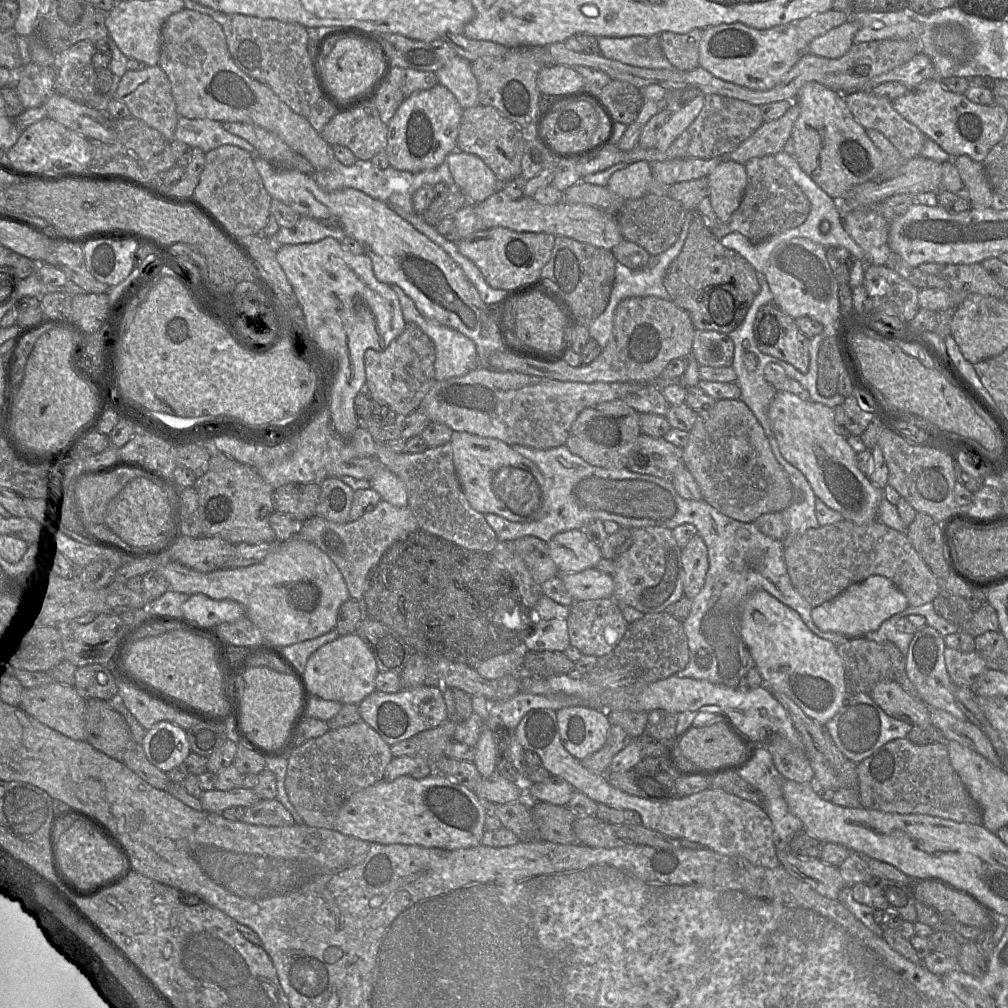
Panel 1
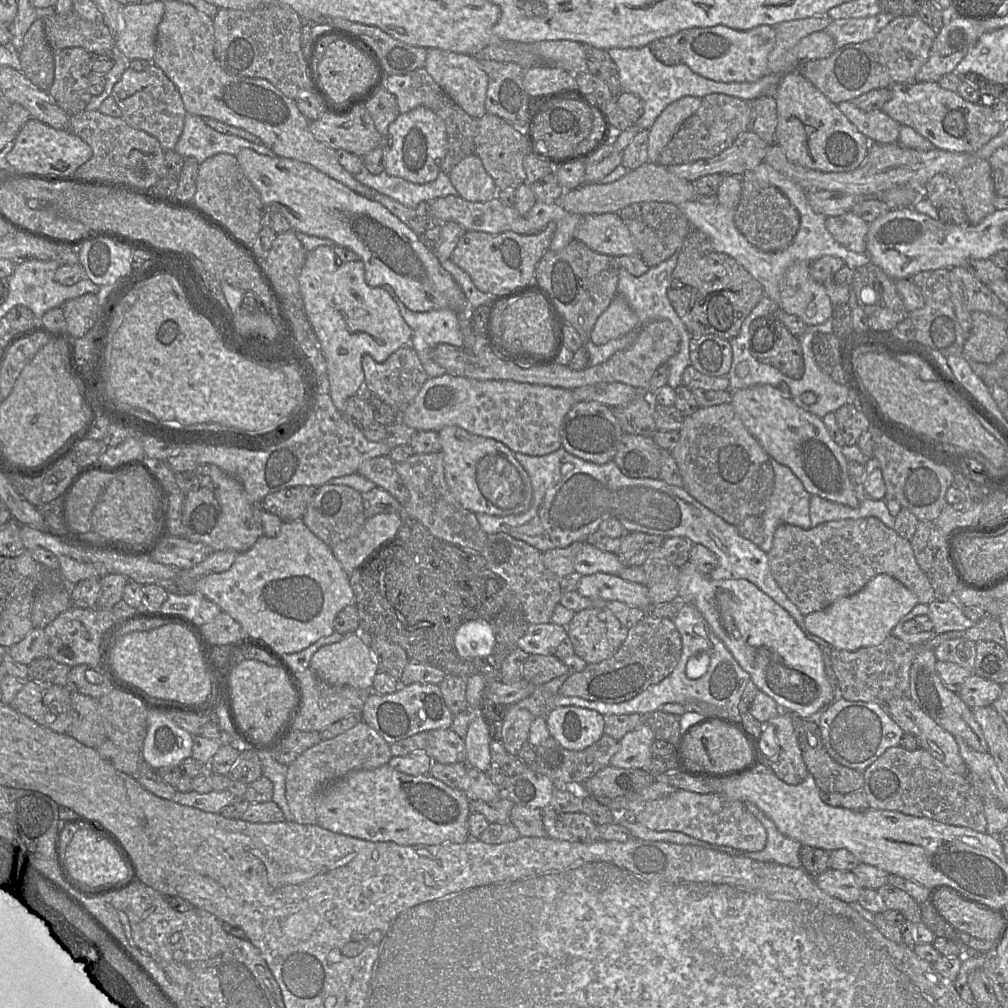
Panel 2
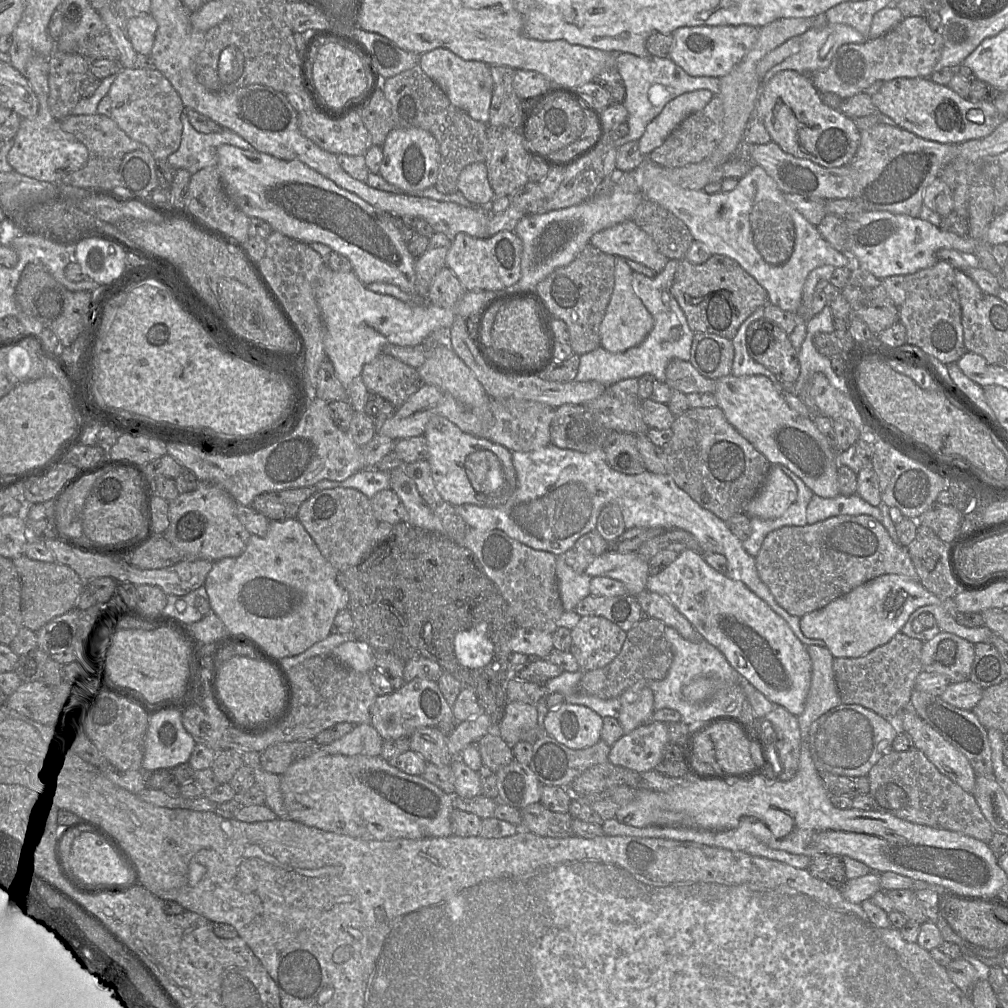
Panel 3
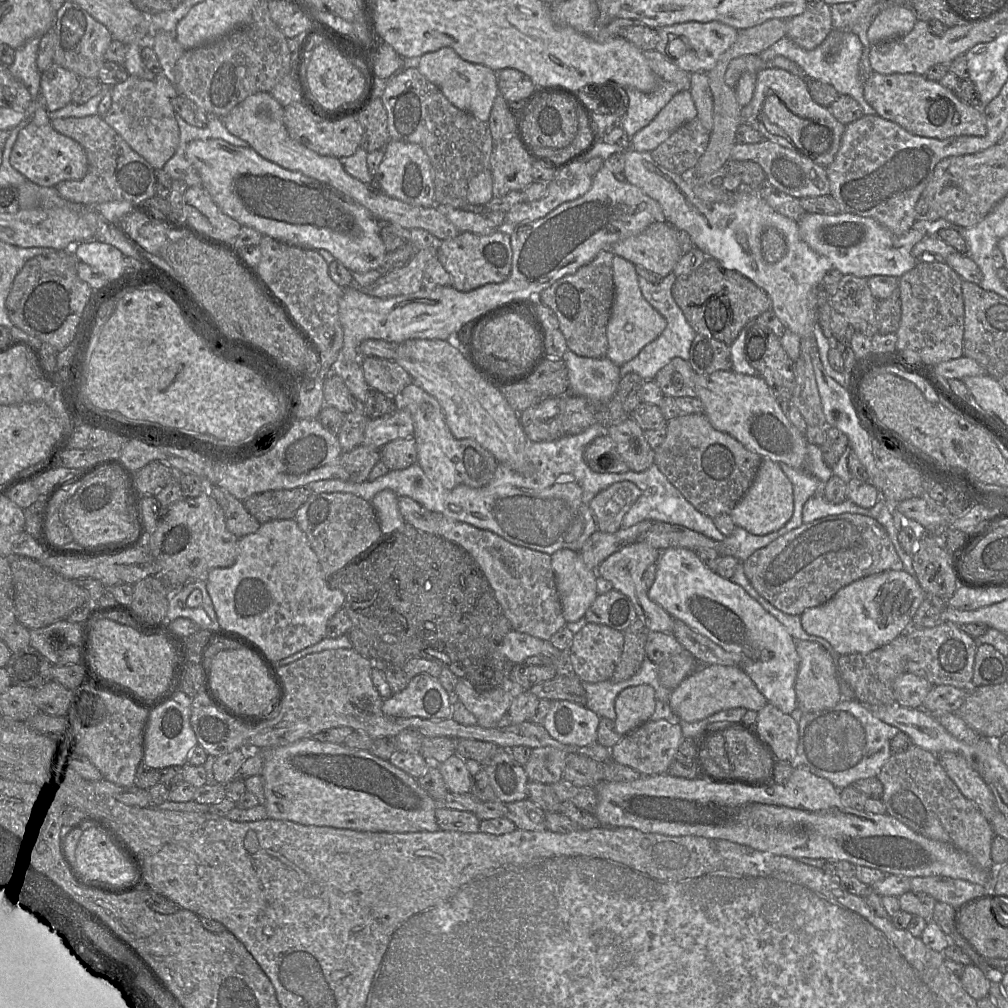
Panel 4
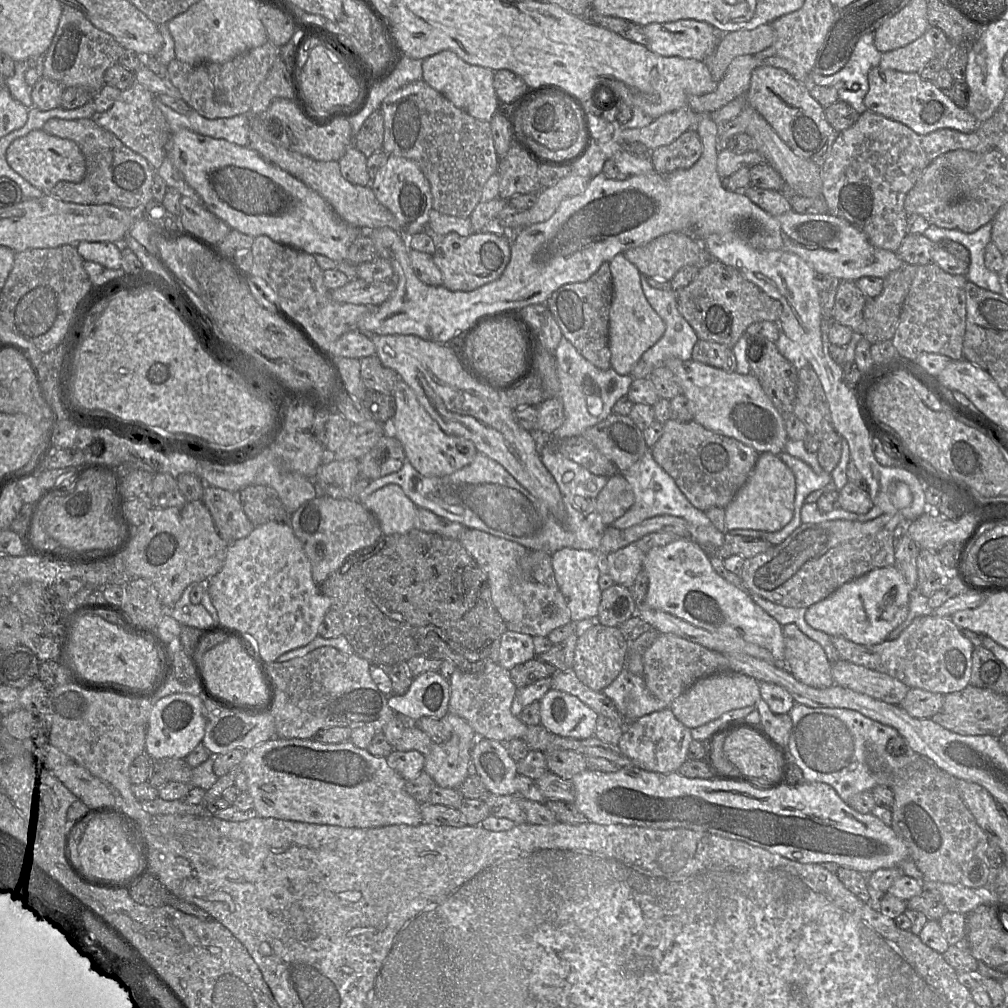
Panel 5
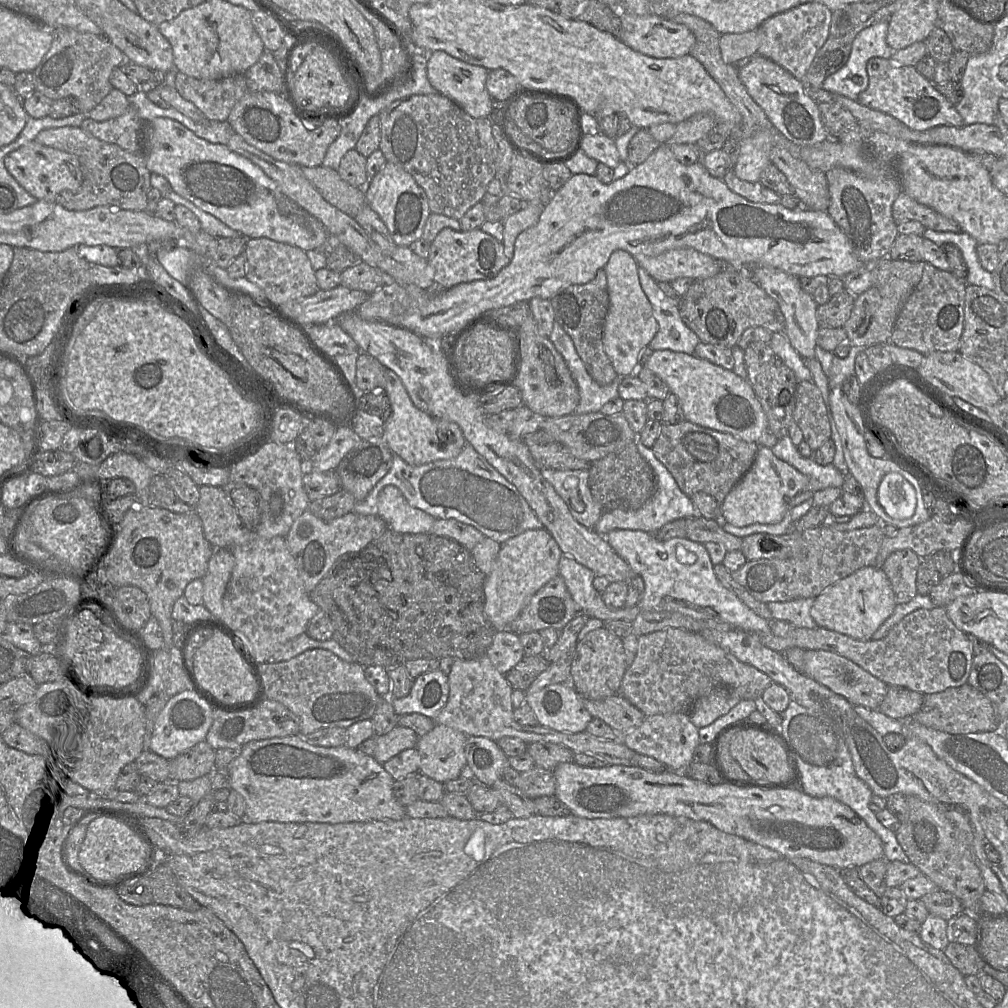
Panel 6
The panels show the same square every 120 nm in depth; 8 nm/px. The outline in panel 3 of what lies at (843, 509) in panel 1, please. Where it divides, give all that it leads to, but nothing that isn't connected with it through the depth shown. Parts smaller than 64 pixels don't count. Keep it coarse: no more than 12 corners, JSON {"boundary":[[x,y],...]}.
{"boundary":[[763,375],[716,380],[727,421],[817,496],[835,450]]}

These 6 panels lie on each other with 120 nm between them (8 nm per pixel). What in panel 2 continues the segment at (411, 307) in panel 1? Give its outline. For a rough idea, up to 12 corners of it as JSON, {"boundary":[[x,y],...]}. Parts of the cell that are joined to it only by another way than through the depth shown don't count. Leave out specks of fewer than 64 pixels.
{"boundary":[[390,285],[391,295],[412,329],[410,345],[428,379],[446,374],[432,359],[438,344],[464,346],[457,313],[411,311]]}

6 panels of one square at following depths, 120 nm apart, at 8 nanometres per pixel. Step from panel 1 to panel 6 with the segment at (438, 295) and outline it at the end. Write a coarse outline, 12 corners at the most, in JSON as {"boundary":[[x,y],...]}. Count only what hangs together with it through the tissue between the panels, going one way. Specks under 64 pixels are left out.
{"boundary":[[176,120],[145,122],[151,173],[246,238],[341,245],[281,214],[259,166]]}

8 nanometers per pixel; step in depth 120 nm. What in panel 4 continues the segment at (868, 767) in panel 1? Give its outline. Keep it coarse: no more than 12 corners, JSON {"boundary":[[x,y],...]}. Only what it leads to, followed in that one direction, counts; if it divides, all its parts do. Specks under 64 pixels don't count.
{"boundary":[[913,745],[877,778],[886,813],[983,870],[991,823],[938,755]]}

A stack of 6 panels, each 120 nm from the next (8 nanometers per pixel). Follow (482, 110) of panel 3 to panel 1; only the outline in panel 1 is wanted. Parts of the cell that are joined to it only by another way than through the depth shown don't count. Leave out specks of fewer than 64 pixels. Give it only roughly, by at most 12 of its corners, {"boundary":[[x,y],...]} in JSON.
{"boundary":[[457,55],[435,73],[462,108],[479,104],[470,61]]}

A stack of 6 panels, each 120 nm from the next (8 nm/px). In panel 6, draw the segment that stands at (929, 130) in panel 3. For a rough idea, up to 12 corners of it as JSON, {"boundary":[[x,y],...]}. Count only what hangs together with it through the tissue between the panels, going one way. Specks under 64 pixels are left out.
{"boundary":[[874,57],[859,104],[914,131],[965,125],[915,67]]}

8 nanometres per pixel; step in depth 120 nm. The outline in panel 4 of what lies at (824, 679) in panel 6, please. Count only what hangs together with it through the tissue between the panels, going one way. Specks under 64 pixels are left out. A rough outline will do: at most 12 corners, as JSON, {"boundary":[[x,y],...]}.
{"boundary":[[904,672],[893,683],[896,702],[921,708],[933,686]]}

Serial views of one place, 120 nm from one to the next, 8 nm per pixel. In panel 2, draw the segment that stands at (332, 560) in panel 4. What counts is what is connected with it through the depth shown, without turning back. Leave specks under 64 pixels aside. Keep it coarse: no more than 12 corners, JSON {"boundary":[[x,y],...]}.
{"boundary":[[325,484],[302,518],[326,545],[359,533],[362,494]]}

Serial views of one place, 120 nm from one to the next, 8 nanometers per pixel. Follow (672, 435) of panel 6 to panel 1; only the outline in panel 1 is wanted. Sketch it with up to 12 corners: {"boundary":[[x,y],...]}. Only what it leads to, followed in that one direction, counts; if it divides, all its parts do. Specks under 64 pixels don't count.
{"boundary":[[721,399],[683,448],[702,499],[752,523],[803,494],[753,412]]}

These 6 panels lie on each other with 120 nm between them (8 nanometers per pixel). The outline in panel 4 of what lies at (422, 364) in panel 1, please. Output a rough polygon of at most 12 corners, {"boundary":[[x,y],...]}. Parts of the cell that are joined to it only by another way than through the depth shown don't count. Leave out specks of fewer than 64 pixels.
{"boundary":[[367,356],[360,363],[367,384],[398,397],[413,383],[392,359]]}

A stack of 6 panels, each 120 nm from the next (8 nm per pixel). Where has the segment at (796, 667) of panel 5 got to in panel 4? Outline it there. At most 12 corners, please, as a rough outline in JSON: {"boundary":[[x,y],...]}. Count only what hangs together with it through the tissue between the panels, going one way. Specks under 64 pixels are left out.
{"boundary":[[795,639],[798,708],[831,708],[843,698],[837,666],[821,644]]}

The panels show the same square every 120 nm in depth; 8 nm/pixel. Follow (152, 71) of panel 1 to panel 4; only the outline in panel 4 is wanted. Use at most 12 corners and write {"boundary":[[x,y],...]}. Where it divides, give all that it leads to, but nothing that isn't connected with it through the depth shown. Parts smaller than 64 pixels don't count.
{"boundary":[[165,75],[111,88],[102,117],[154,169],[180,130]]}

